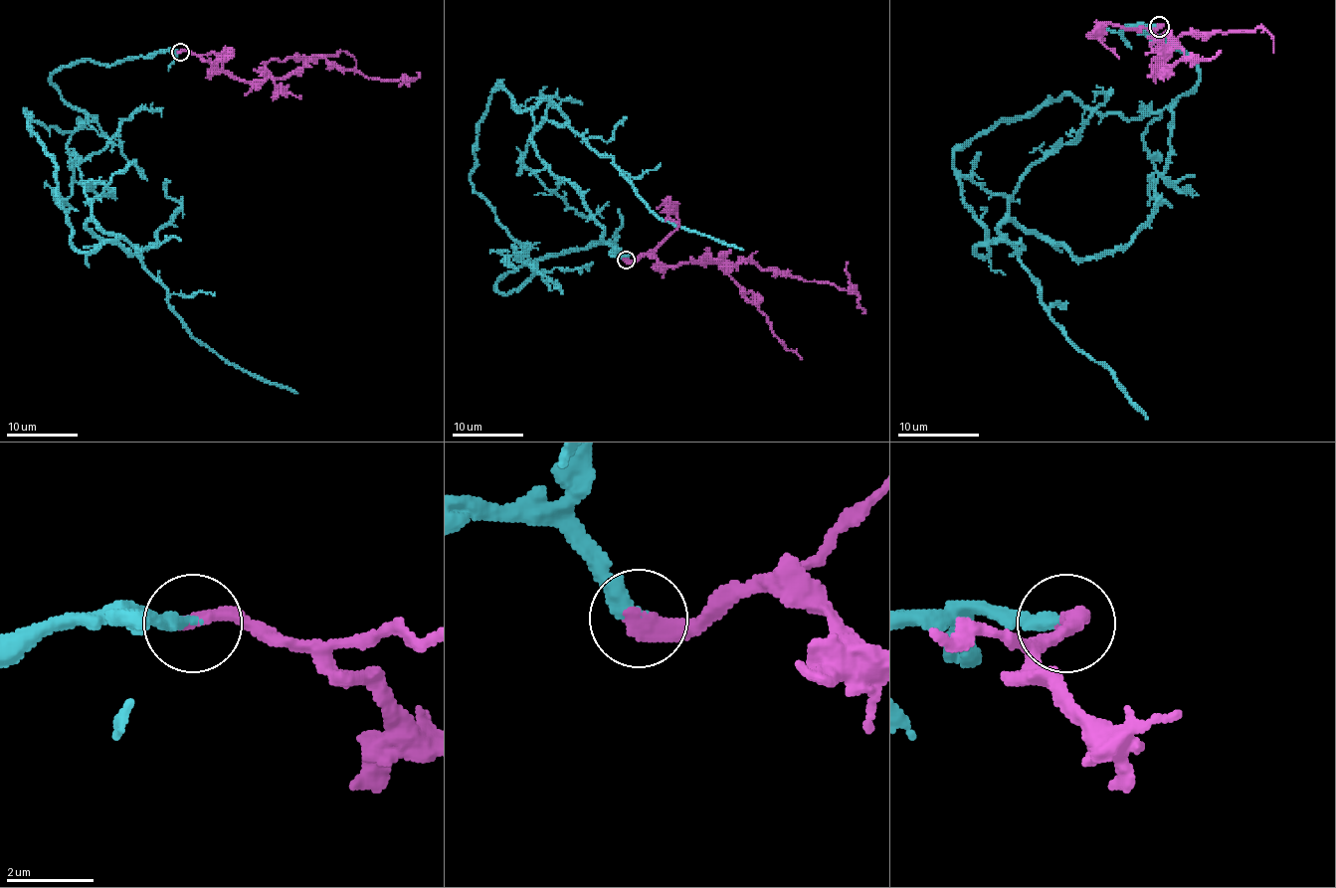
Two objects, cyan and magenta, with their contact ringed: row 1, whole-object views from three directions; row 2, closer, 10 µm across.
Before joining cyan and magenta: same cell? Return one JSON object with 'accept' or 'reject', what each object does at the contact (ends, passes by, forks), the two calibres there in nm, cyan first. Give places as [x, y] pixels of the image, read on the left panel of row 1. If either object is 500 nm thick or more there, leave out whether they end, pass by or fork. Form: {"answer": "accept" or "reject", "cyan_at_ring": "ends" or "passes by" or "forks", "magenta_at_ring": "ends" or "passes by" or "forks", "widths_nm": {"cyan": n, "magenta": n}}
{"answer": "accept", "cyan_at_ring": "ends", "magenta_at_ring": "ends", "widths_nm": {"cyan": 340, "magenta": 400}}

